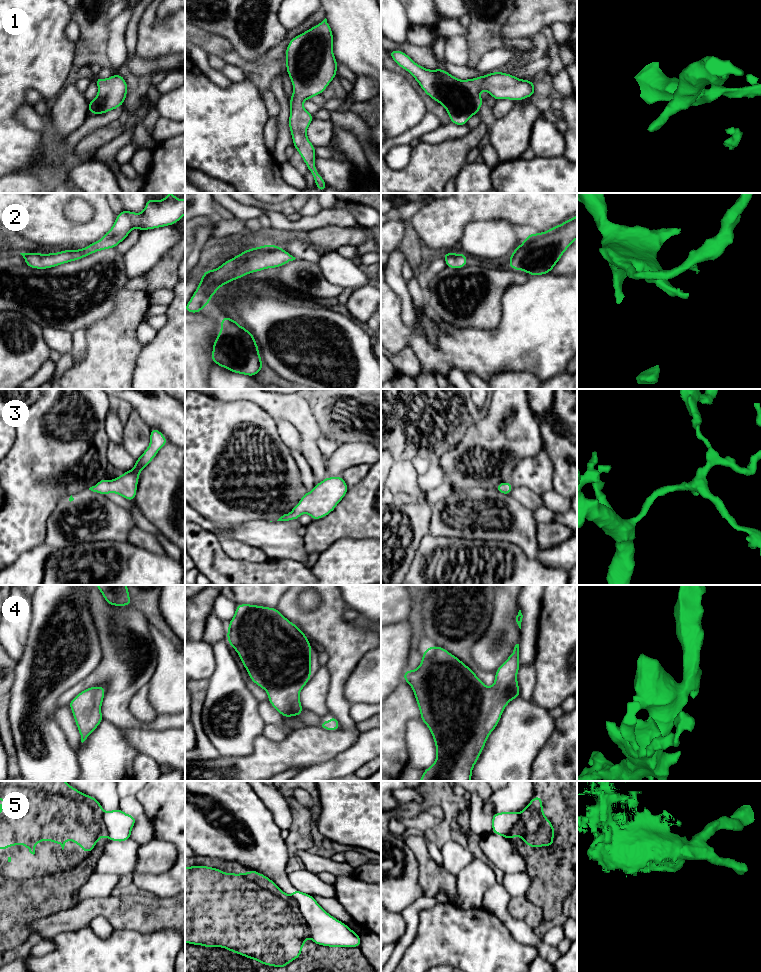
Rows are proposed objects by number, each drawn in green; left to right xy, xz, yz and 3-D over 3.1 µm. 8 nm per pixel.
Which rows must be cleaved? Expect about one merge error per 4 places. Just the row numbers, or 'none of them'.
5

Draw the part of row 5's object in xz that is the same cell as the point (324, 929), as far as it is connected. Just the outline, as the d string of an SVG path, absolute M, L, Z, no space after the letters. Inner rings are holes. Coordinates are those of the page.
M294 889L291 897L298 904L308 928L308 935L313 943L327 947L360 948L360 935L357 935L345 923L327 913L317 903L314 896Z

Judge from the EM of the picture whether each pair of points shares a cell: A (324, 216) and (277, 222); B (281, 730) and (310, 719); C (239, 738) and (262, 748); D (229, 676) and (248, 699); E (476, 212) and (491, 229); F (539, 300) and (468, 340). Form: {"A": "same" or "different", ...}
{"A": "same", "B": "same", "C": "different", "D": "same", "E": "different", "F": "same"}

